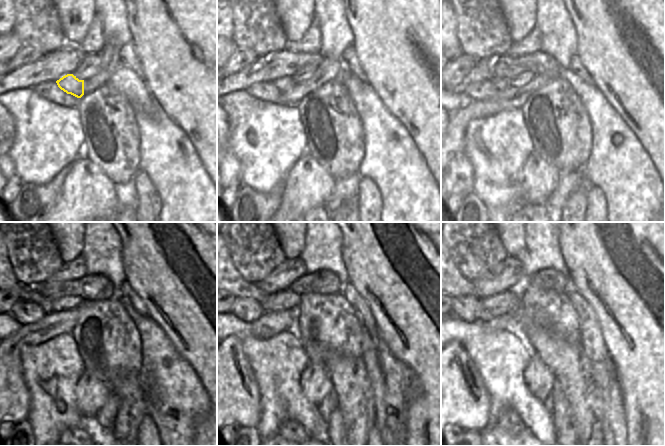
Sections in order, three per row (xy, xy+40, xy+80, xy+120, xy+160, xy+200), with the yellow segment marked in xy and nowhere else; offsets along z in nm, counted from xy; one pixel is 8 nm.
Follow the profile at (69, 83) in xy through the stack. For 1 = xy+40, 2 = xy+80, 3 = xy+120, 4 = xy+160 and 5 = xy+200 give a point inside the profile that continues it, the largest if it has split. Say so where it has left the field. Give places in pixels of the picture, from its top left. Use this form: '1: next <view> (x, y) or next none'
1: next xy+40 (283, 84)
2: next xy+80 (500, 84)
3: next xy+120 (23, 291)
4: next xy+160 (237, 286)
5: next xy+200 (461, 286)

